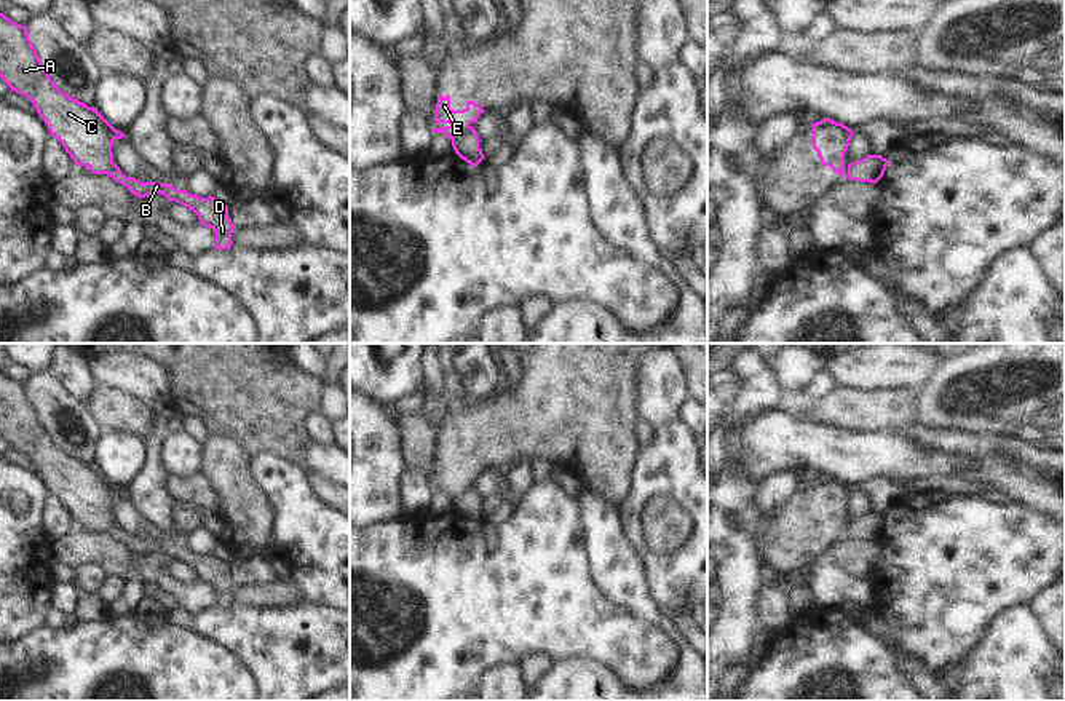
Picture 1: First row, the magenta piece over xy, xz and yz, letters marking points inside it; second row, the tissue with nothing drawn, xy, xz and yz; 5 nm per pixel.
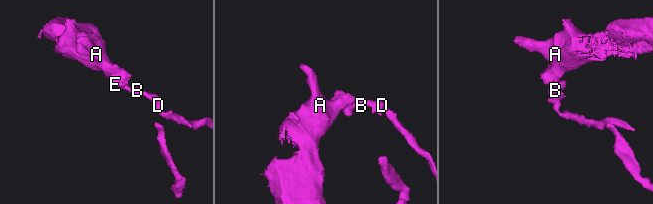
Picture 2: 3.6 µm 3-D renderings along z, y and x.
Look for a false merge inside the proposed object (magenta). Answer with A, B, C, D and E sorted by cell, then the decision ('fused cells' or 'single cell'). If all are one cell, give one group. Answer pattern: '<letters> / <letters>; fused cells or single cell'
A C E / B D; fused cells

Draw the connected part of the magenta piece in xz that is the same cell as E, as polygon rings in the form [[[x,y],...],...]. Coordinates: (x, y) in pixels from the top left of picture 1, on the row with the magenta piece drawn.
[[[437,96],[436,112],[434,112],[434,121],[436,123],[445,123],[445,128],[434,128],[433,133],[441,133],[447,136],[449,139],[455,141],[465,134],[469,133],[469,125],[477,123],[477,118],[485,110],[473,102],[466,101],[466,107],[463,110],[453,110],[450,107],[450,96]]]

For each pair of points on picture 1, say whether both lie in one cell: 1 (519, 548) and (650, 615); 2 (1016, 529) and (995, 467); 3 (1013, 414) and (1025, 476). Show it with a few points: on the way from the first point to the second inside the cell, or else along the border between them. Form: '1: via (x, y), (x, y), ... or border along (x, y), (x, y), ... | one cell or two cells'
1: border along (589, 551), (597, 588), (625, 615) | two cells
2: border along (1017, 502), (1048, 519) | two cells
3: border along (976, 430), (1001, 430), (1013, 435) | two cells

